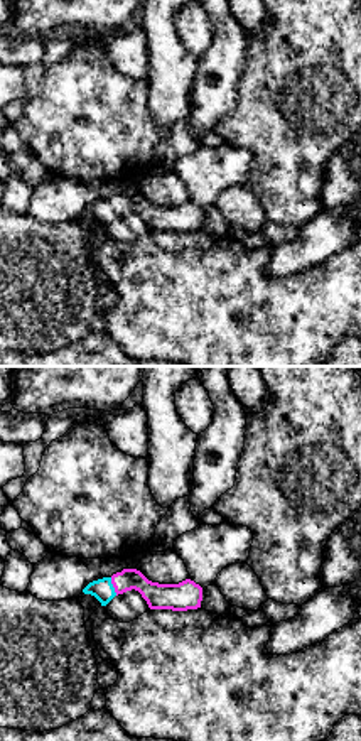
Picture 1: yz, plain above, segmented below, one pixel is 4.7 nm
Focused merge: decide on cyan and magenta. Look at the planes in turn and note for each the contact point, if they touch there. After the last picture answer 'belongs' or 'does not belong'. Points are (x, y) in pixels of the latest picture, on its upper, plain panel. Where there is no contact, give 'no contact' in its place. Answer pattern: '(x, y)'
(112, 208)

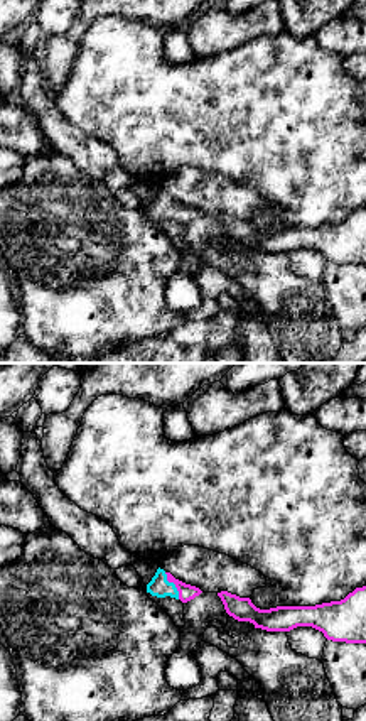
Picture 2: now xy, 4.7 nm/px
(174, 206)

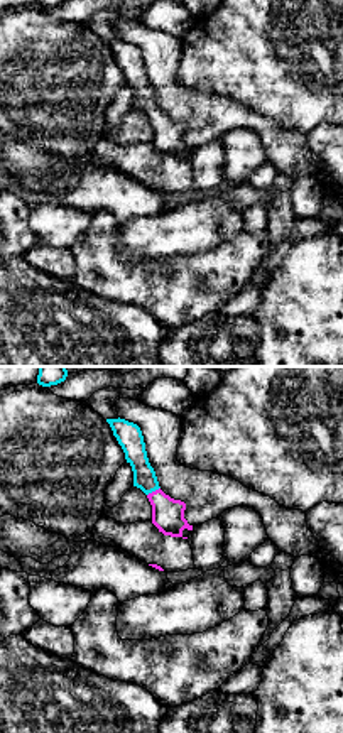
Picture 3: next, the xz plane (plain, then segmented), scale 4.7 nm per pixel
(152, 112)

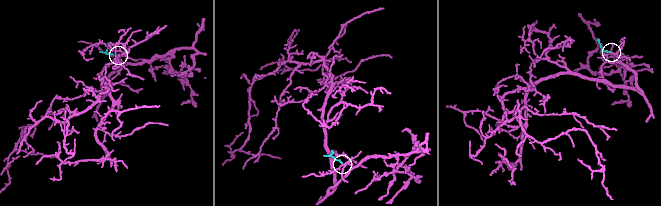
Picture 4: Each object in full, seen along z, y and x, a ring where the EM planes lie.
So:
belongs

